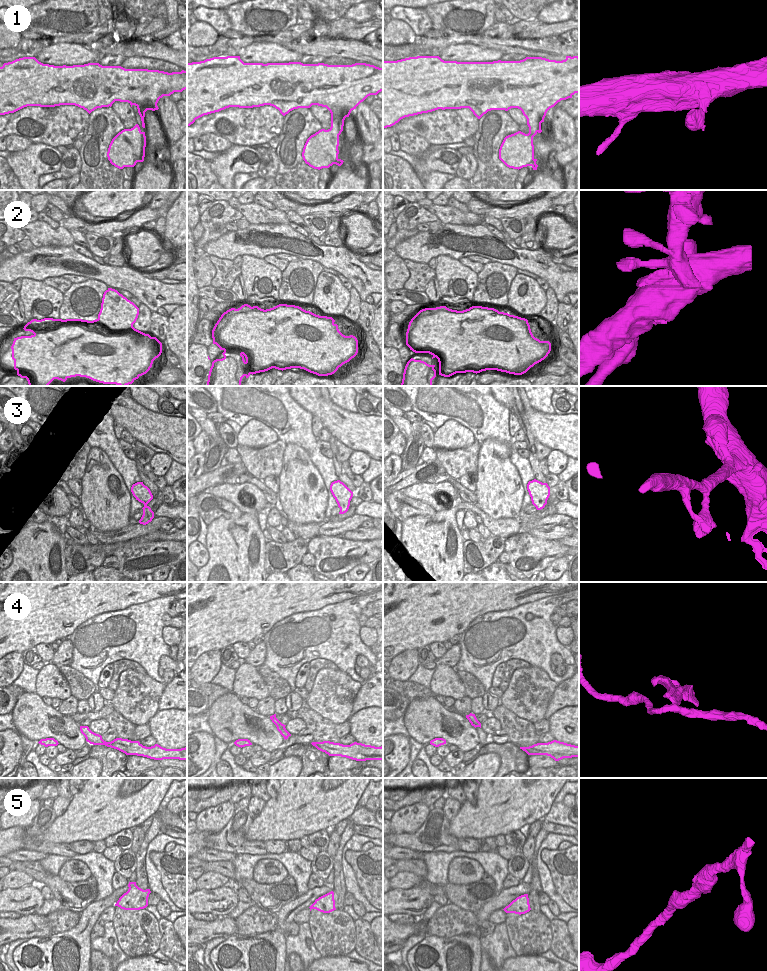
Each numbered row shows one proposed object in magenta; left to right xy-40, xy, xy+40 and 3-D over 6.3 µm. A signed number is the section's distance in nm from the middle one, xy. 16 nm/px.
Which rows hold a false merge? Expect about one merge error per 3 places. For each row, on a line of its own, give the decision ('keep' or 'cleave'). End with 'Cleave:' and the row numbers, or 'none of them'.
1: keep
2: cleave
3: keep
4: keep
5: keep
Cleave: 2

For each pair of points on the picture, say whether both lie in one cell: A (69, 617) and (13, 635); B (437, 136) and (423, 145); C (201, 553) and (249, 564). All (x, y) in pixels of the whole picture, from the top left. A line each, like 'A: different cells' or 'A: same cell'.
A: same cell
B: different cells
C: different cells

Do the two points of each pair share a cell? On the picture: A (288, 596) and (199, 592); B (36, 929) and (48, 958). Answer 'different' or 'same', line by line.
A: same
B: different

